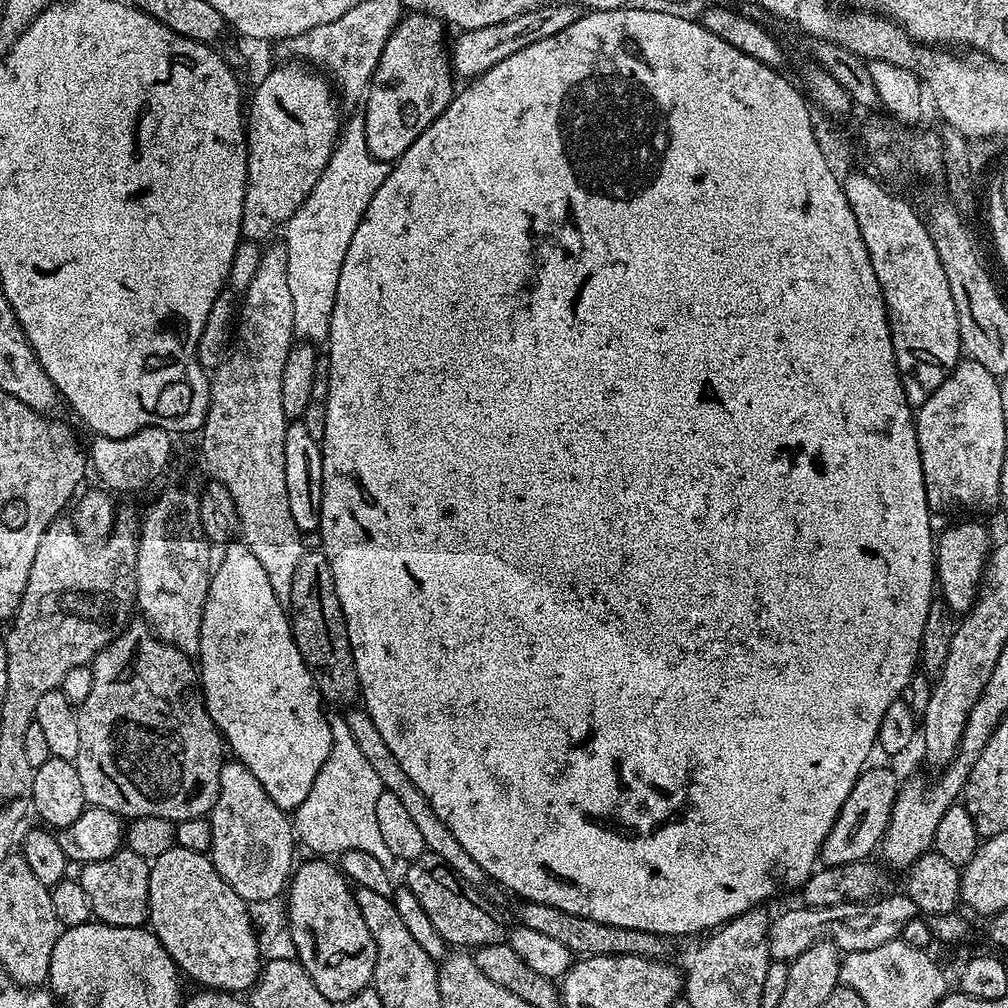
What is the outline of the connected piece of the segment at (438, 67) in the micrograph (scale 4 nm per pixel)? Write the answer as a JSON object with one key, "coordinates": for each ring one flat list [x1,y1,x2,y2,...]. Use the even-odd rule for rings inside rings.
{"coordinates":[[412,10,401,15,398,26,390,34,382,50,382,58,378,58,378,66,374,70,366,99,363,101,365,104,362,115,366,146,370,154,374,154,374,158,385,162,396,161,444,113,446,106,452,100,454,73,446,40,444,44,444,29,446,29,446,24,439,17]]}

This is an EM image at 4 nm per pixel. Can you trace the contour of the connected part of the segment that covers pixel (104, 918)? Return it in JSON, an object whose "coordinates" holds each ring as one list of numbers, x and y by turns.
{"coordinates":[[126,846,102,862,83,865,78,879,86,898,90,898,93,917,111,928,139,928,148,919,148,895,150,894,149,861,134,854]]}

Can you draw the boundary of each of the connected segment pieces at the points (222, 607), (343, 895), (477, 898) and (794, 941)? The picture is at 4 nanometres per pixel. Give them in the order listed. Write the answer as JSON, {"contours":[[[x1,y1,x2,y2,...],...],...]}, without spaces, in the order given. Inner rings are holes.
{"contours":[[[243,542,235,543,229,543,224,548,226,549,224,557,221,560,219,557,218,563,210,572,206,606,202,614,202,634,200,635,200,651,198,653,198,684,202,689,204,707,207,708,210,718,216,723,216,728,221,736,224,737,225,745,230,749,231,755,240,763,246,765,250,770,250,774,254,774,254,778,258,778,258,782,262,782,262,790,266,790,266,794,270,794,274,806,285,810,295,810,303,799,310,794,310,788,330,754,332,740,331,726,328,724,329,713,326,711,326,705,320,695,318,686,294,642,292,622,288,619,285,605,278,602,274,589,270,587,270,581,266,578,266,570,262,570,258,558,254,558,254,554,250,554,250,550]],[[308,858,304,865,297,867,293,871,286,889,286,897,288,896,288,923,286,929,293,939,296,947,295,959,300,961,301,966,306,970,306,974,310,974,310,978,314,978,314,986,318,986,318,990,322,990,322,994,326,994,326,998,330,998,333,1002,343,1002,348,1000,354,994,358,994,363,988,369,987,372,984,372,975,374,974,374,966,376,965,376,943,370,934,370,926,366,926,366,921,362,918,362,910,358,910,358,902,356,901,356,894,353,885,350,883,347,876,340,871,335,863,327,864,329,862,324,858]],[[425,850,418,859,407,865,406,887,422,902,430,922,442,934,449,946,467,946,475,950,487,944,503,944,506,940,506,927,500,921,500,912,492,908,493,901,479,892,462,874,458,874,449,864,442,862,438,854],[464,944,469,944,464,945]],[[907,894,900,896,881,895,879,898,873,898,867,902,859,904,839,904,829,908,809,908,799,906,800,908,788,908,780,917,773,919,768,926,768,954,772,960,782,960,790,962,802,954,802,950,808,950,814,946,814,942,819,940,829,940,831,944,839,948,841,953,857,952,858,950,875,950,878,946,886,946,886,942,900,939,902,926,906,922,917,919,918,909]]]}

